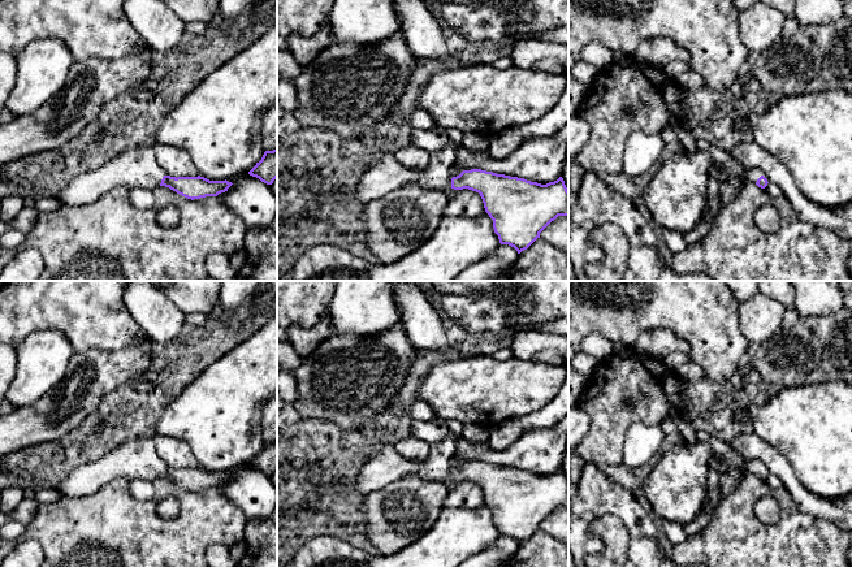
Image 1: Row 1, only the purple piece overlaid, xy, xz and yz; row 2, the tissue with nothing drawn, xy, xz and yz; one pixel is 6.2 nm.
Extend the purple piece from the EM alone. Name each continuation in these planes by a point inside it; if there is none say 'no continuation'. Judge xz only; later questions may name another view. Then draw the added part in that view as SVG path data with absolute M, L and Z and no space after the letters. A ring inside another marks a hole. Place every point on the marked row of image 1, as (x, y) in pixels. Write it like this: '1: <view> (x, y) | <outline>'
1: xz (386, 176) | M450 142L440 151L429 153L429 163L424 170L407 169L393 155L384 156L360 177L355 189L355 200L367 204L408 183L416 183L427 190L451 189L457 147L457 143Z

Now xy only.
1: xy (138, 168) | M152 147L125 151L100 168L78 174L57 198L62 207L78 207L96 202L114 187L153 191L164 177Z

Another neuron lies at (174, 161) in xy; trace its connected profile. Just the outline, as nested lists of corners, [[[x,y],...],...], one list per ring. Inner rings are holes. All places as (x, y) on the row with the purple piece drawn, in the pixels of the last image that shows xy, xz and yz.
[[[159,143],[153,147],[156,161],[164,176],[198,177],[199,172],[189,152],[169,143]]]

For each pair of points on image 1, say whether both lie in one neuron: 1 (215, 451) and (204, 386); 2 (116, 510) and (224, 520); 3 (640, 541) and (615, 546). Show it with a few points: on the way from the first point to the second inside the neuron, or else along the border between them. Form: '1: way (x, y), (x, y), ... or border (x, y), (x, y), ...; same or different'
1: way (215, 436), (215, 402); same
2: way (143, 528), (197, 527); same
3: border (615, 516), (622, 520), (627, 531), (628, 553); different

